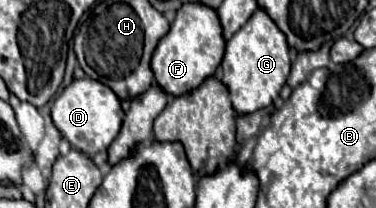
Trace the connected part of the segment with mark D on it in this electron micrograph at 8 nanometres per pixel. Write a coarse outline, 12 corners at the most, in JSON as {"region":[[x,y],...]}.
{"region":[[107,84],[65,86],[55,126],[89,156],[119,134],[123,110]]}

